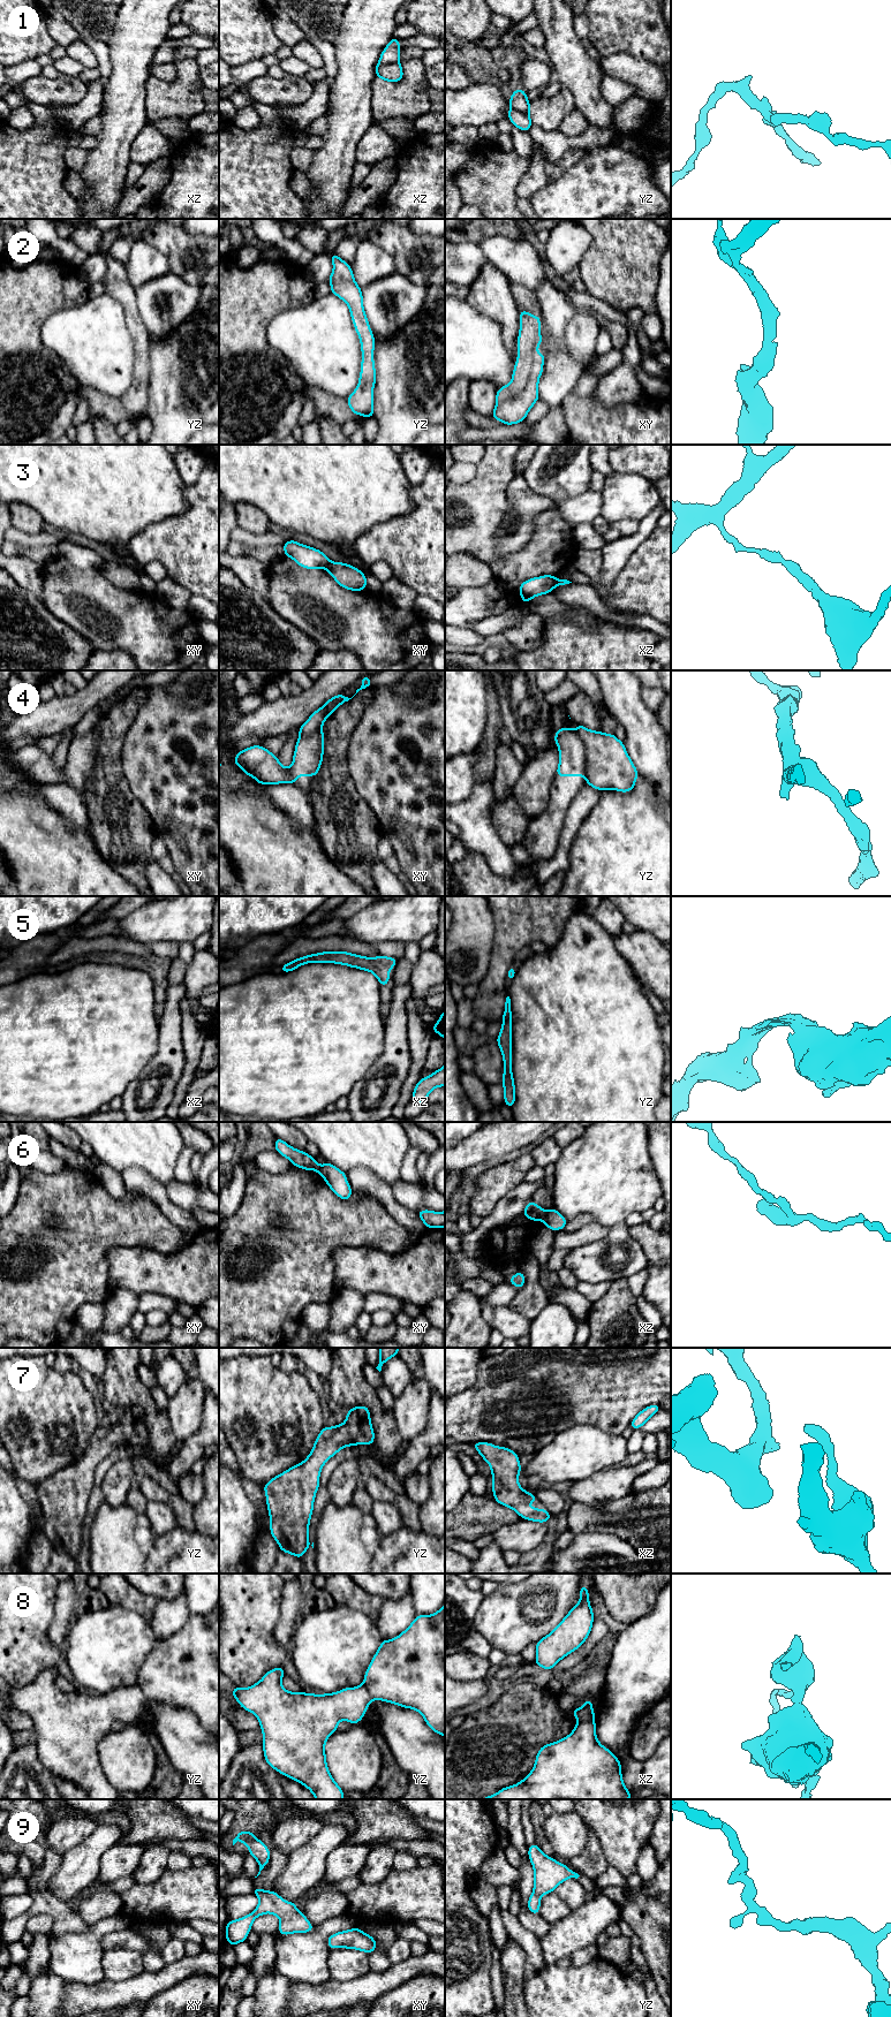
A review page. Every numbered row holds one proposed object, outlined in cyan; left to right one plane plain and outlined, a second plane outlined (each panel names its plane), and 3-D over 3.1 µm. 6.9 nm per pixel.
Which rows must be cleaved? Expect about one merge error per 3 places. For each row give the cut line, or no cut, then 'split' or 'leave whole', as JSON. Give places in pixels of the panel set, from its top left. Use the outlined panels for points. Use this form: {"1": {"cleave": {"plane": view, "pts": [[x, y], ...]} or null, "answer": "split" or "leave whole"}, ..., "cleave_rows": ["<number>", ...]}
{"1": {"cleave": {"plane": "xz", "pts": [[399, 61], [377, 63]]}, "answer": "split"}, "2": {"cleave": null, "answer": "leave whole"}, "3": {"cleave": {"plane": "xy", "pts": [[331, 562], [326, 568]]}, "answer": "split"}, "4": {"cleave": {"plane": "yz", "pts": [[575, 732], [584, 749], [586, 775]]}, "answer": "split"}, "5": {"cleave": null, "answer": "leave whole"}, "6": {"cleave": {"plane": "xz", "pts": [[545, 1212], [542, 1220]]}, "answer": "split"}, "7": {"cleave": null, "answer": "leave whole"}, "8": {"cleave": {"plane": "xz", "pts": [[594, 1719], [579, 1722]]}, "answer": "split"}, "9": {"cleave": null, "answer": "leave whole"}, "cleave_rows": ["1", "3", "4", "6", "8"]}

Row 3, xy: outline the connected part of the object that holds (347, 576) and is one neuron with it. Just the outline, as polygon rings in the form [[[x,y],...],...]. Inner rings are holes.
[[[331,562],[327,571],[346,590],[363,591],[367,587],[367,576],[348,563]]]

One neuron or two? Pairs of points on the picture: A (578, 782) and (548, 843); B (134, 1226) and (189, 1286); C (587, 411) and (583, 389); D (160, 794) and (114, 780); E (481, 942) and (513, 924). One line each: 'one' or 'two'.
A: one
B: two
C: two
D: two
E: two

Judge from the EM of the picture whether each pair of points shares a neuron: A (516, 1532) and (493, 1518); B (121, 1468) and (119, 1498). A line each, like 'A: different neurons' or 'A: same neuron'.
A: different neurons
B: same neuron

